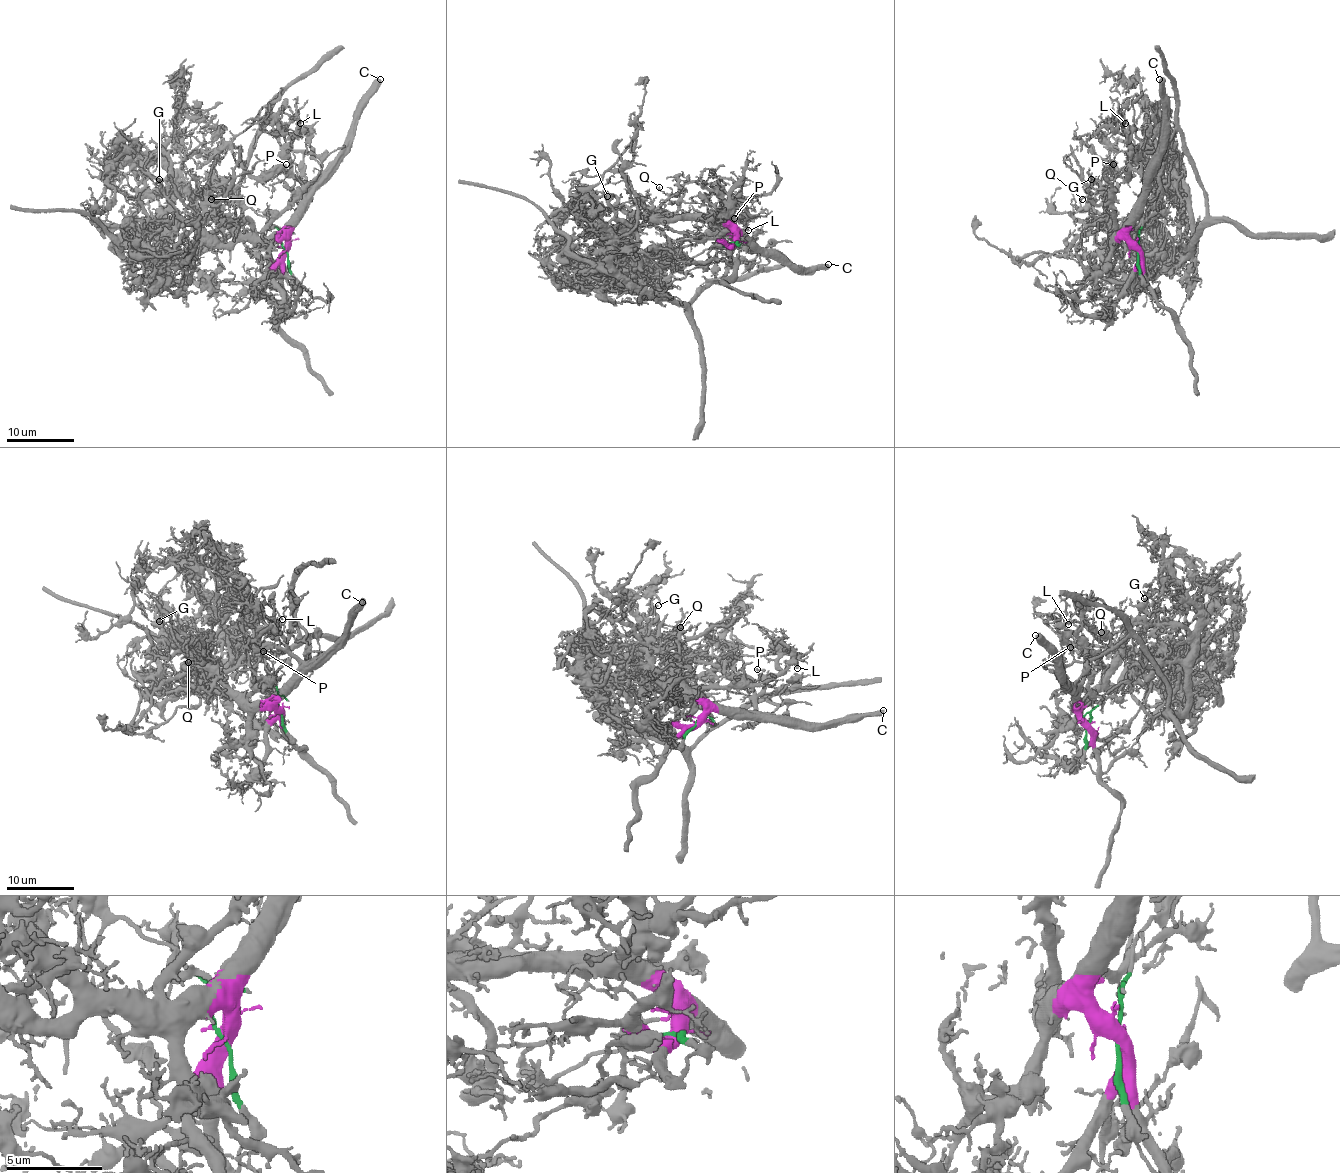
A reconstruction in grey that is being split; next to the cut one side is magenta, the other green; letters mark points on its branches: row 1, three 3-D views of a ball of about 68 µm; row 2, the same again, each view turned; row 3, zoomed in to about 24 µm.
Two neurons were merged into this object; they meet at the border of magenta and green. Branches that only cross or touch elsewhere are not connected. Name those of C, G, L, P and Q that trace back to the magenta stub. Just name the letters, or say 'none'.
C, G, L, P, Q

